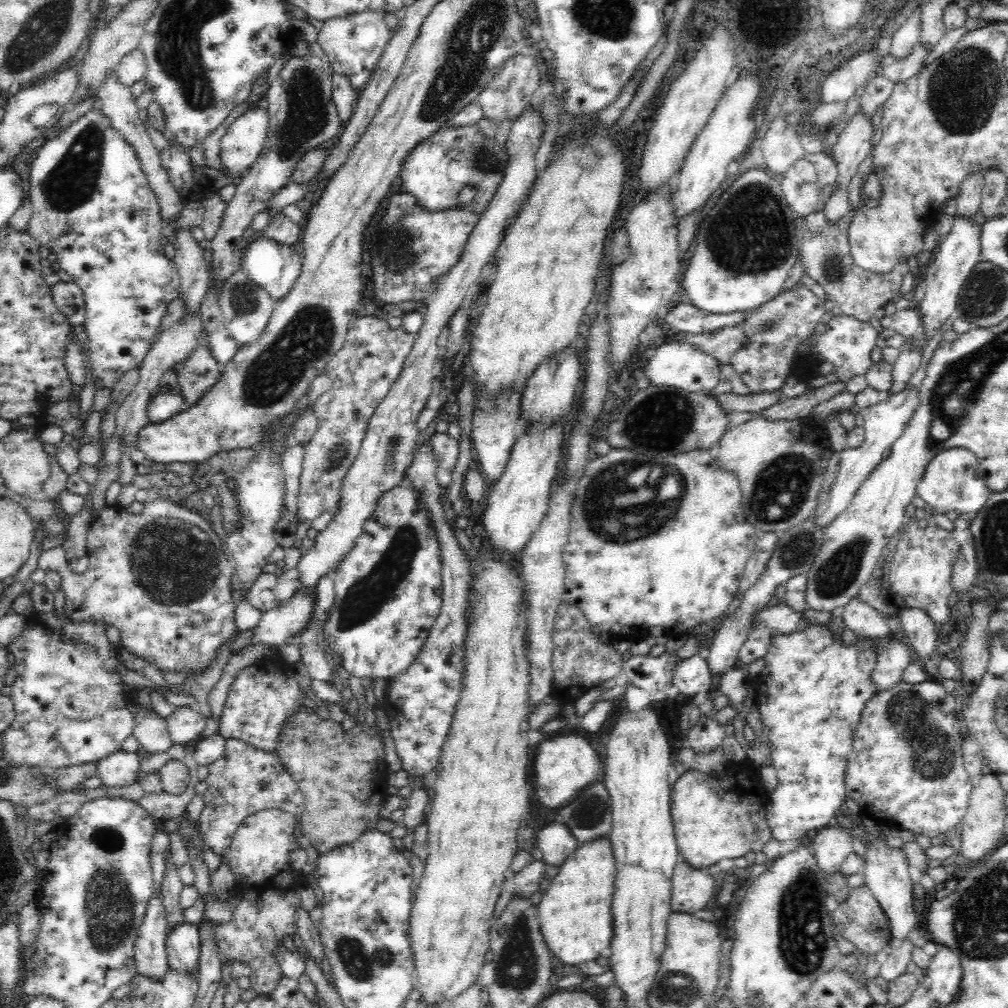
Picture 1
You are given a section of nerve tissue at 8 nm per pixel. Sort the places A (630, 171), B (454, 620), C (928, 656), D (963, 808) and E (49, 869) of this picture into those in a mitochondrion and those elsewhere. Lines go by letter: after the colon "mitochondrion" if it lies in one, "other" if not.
A: other
B: other
C: other
D: other
E: other

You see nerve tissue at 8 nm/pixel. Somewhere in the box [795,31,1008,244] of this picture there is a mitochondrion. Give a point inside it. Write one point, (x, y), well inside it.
(962, 92)

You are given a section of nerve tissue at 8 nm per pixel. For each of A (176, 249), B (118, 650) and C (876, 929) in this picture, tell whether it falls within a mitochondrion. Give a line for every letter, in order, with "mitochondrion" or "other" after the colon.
A: other
B: other
C: mitochondrion

